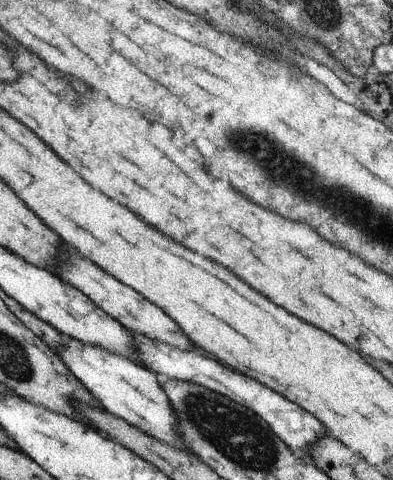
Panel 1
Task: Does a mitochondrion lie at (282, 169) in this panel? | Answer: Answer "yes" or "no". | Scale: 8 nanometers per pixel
yes

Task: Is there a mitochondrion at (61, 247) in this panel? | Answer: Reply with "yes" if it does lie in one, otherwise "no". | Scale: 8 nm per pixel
no

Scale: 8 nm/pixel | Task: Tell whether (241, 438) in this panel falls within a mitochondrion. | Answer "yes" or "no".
yes

